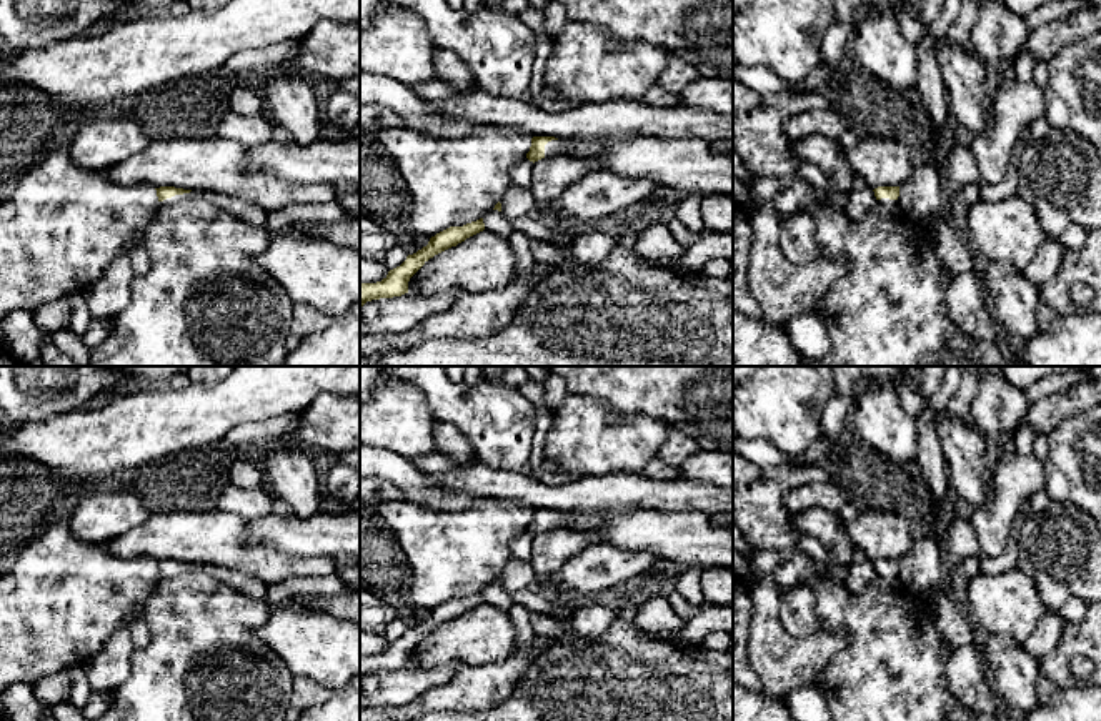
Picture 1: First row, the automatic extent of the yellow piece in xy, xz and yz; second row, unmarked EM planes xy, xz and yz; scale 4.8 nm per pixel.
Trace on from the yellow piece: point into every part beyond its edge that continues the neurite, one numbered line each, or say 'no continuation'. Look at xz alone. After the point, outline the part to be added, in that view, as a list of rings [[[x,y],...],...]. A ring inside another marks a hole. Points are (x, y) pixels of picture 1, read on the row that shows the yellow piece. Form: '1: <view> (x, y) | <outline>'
1: xz (560, 147) | [[[558,138],[551,140],[545,145],[545,158],[550,157],[573,157],[578,148],[578,142],[575,138]]]

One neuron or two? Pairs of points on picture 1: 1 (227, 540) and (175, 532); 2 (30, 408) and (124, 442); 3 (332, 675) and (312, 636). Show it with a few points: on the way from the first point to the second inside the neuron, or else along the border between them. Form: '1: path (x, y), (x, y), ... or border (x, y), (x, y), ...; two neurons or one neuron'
1: path (214, 537), (189, 537); one neuron
2: border (80, 407), (45, 418), (20, 422); two neurons
3: path (332, 665), (332, 656), (322, 646); one neuron

